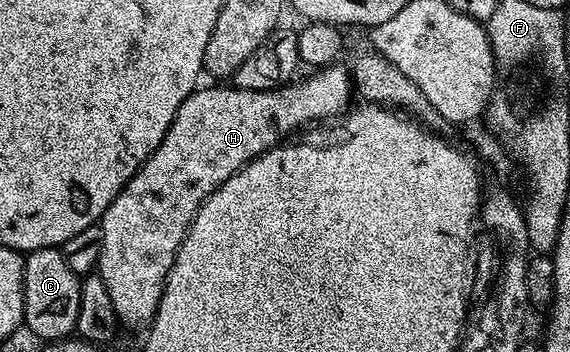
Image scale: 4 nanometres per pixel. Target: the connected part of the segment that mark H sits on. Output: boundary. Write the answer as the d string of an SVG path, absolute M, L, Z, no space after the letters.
M334 63L326 65L324 68L318 68L316 71L310 72L310 77L306 81L302 79L294 80L292 83L279 89L265 89L263 91L247 91L236 87L228 87L229 89L204 89L198 87L194 89L191 95L187 95L187 99L183 99L183 107L179 107L179 111L175 111L175 119L171 123L171 127L167 131L167 135L163 135L163 139L159 143L156 151L146 159L141 165L141 170L123 187L123 191L114 199L107 207L107 211L100 219L101 230L103 231L103 247L101 254L97 260L96 272L103 279L107 291L111 294L111 303L115 307L115 315L118 322L122 326L125 325L129 329L148 330L153 324L153 316L157 313L157 304L161 302L161 296L165 290L165 276L171 271L175 255L179 251L179 247L183 243L183 239L187 235L187 231L191 227L191 223L195 219L195 215L199 211L201 204L205 202L210 195L216 191L223 183L227 183L227 179L231 179L231 175L235 175L253 158L266 153L268 149L275 148L276 145L282 144L296 129L304 130L306 127L312 126L314 123L321 123L324 117L336 118L338 115L344 114L350 108L349 89L351 93L351 74L344 64Z

